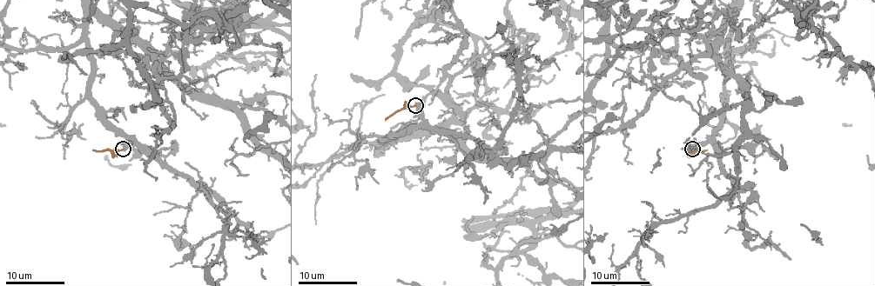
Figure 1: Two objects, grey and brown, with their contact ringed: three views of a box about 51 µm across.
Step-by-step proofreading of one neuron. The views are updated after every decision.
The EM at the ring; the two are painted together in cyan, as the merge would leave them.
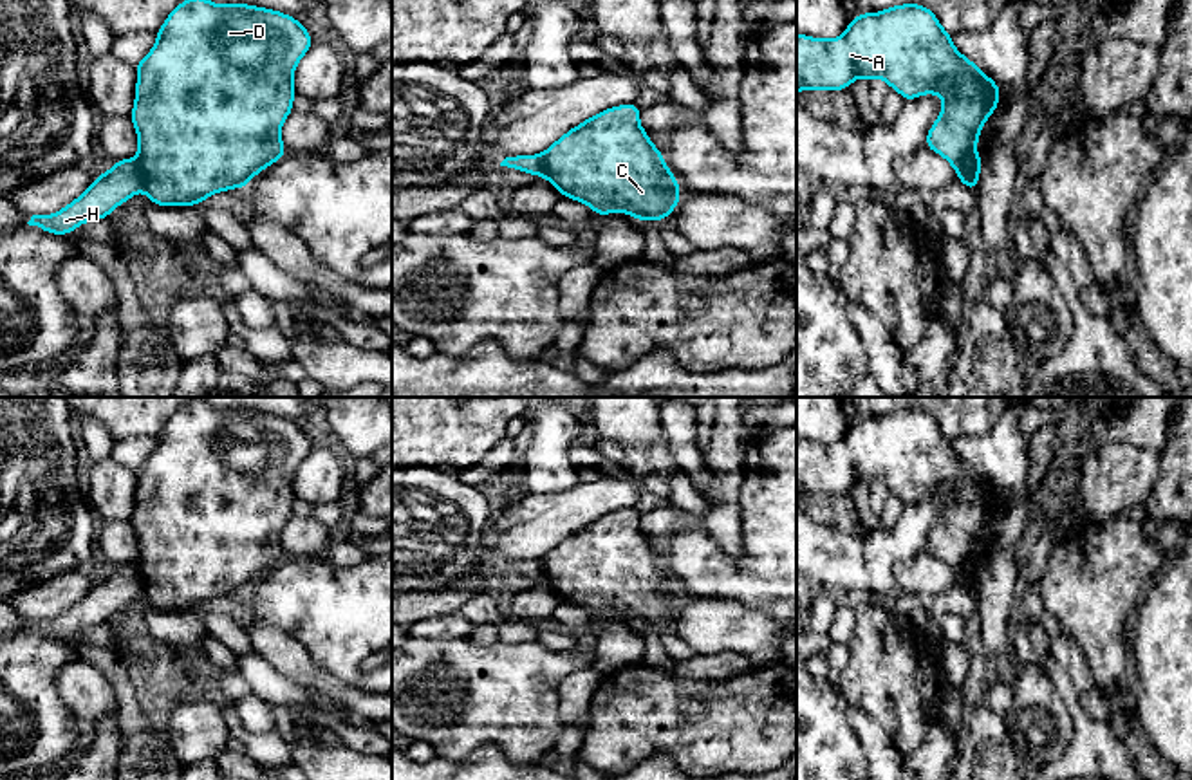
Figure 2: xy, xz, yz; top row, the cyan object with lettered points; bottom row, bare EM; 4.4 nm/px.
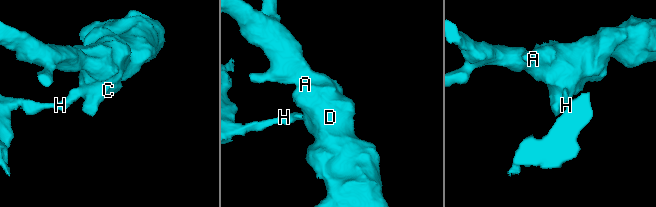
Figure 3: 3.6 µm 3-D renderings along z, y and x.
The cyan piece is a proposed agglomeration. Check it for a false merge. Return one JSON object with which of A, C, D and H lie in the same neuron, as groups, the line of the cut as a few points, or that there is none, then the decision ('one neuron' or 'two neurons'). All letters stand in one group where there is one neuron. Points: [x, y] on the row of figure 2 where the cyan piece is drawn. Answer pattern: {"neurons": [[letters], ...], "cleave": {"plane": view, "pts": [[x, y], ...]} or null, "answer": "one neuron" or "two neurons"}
{"neurons": [["A", "C", "D"], ["H"]], "cleave": {"plane": "xy", "pts": [[136, 159], [145, 188]]}, "answer": "two neurons"}

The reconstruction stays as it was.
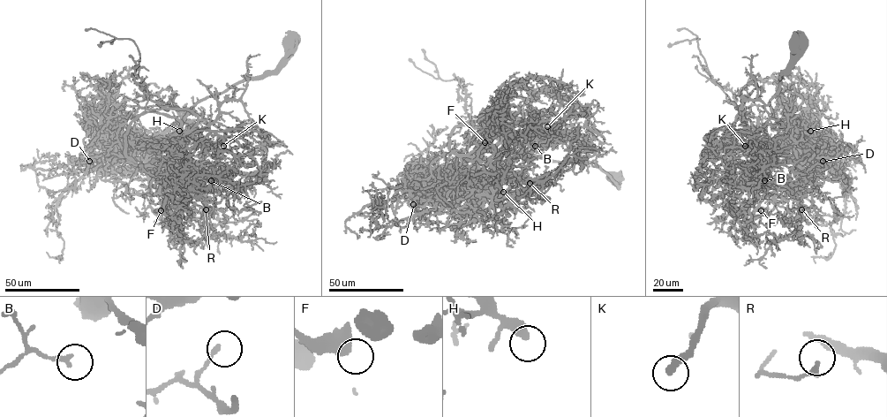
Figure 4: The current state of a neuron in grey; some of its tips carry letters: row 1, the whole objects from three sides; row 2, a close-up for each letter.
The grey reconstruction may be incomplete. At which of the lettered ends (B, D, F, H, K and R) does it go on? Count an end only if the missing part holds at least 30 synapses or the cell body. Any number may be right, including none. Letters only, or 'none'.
K

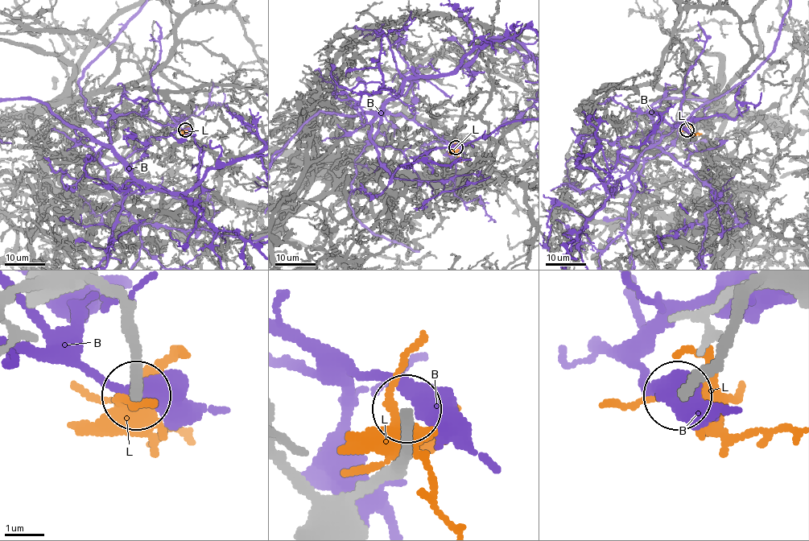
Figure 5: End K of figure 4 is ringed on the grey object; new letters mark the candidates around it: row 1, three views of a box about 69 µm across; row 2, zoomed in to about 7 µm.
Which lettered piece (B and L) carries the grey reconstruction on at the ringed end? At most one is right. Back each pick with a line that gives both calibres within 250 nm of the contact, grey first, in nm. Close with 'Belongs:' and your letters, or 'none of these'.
Belongs: none of these

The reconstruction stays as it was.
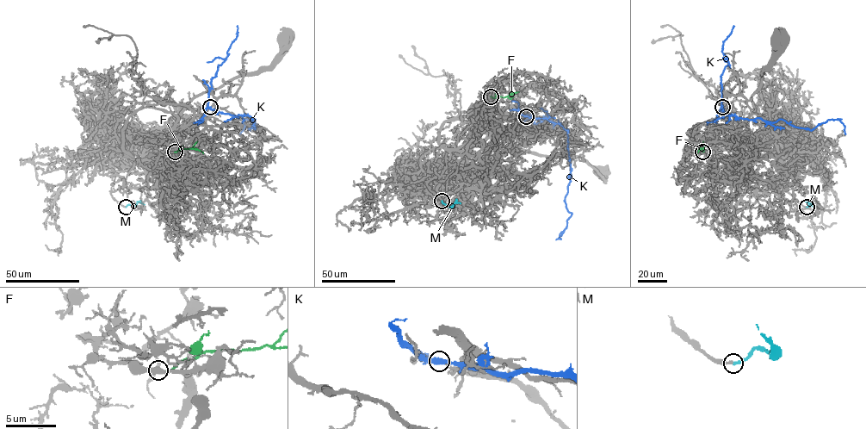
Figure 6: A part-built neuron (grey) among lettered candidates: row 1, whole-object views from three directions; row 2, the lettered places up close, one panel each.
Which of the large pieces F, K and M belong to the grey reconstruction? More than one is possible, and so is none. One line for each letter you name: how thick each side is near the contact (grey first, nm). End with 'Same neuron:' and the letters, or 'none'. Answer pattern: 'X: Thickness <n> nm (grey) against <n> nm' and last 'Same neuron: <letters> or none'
M: Thickness 200 nm (grey) against 240 nm
Same neuron: M

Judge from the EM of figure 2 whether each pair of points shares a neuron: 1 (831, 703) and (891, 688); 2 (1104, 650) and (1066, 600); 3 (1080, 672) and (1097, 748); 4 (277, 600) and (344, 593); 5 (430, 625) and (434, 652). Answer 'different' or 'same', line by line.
1: different
2: same
3: different
4: same
5: different

